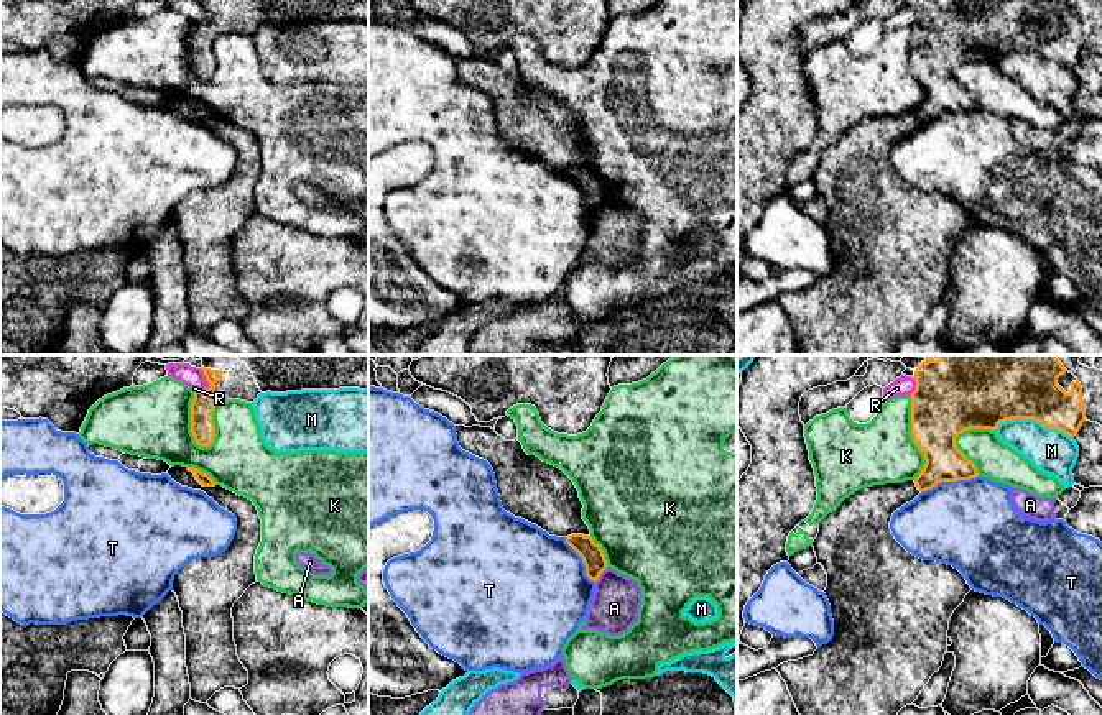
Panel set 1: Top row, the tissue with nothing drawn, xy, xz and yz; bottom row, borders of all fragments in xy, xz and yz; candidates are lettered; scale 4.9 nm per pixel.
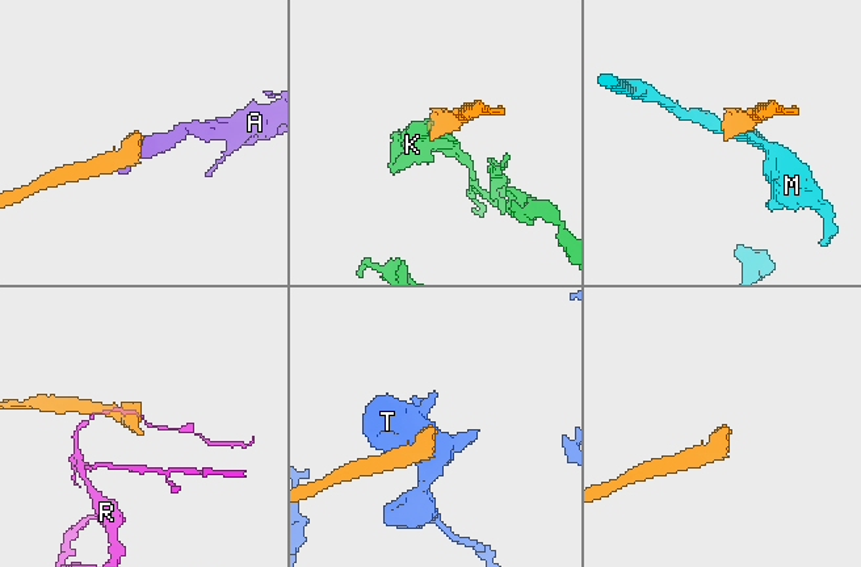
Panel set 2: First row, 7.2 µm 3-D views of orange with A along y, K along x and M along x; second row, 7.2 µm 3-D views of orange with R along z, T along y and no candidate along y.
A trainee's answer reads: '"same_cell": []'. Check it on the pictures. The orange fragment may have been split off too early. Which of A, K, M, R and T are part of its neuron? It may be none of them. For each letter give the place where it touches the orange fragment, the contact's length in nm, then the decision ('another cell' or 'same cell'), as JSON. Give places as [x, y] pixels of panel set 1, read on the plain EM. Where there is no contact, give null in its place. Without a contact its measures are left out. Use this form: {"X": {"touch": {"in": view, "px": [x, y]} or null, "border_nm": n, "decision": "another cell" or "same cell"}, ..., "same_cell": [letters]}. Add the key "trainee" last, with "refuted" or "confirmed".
{"A": {"touch": {"in": "xz", "px": [599, 207]}, "border_nm": 100, "decision": "another cell"}, "K": {"touch": {"in": "xy", "px": [191, 55]}, "border_nm": 280, "decision": "another cell"}, "M": {"touch": {"in": "yz", "px": [1033, 51]}, "border_nm": 400, "decision": "another cell"}, "R": {"touch": {"in": "xy", "px": [209, 15]}, "border_nm": 120, "decision": "another cell"}, "T": {"touch": {"in": "yz", "px": [949, 112]}, "border_nm": 300, "decision": "another cell"}, "same_cell": [], "trainee": "confirmed"}

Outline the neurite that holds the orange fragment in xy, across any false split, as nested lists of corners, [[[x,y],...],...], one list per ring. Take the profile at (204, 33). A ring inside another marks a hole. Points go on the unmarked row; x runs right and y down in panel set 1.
[[[201,0],[209,18],[194,23],[191,64],[201,79],[215,69],[212,43],[217,35],[240,31],[253,35],[260,25],[301,21],[368,21],[368,0]]]

